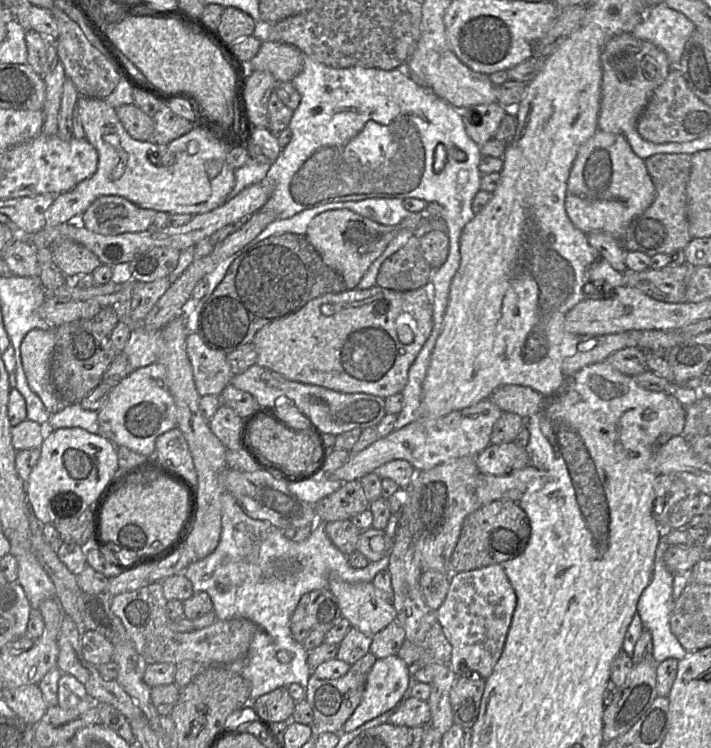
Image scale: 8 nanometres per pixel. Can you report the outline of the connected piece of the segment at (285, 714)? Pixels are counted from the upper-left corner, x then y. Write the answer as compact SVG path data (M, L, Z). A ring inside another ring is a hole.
M280 687L261 695L249 704L254 707L259 716L273 723L291 721L296 703L287 687Z

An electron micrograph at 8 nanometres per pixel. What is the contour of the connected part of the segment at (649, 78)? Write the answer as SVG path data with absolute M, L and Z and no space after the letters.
M623 32L610 39L601 56L602 84L598 128L614 134L636 128L652 94L667 78L672 66L666 53L653 43Z

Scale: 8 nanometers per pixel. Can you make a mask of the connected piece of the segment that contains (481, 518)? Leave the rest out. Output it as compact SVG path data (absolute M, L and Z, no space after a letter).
M497 500L480 506L468 515L452 553L451 573L461 573L500 564L520 556L531 536L530 520L526 512L511 500Z

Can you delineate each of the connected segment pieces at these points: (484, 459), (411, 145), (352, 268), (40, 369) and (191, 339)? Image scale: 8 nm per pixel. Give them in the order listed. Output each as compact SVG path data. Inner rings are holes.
M513 442L490 444L475 458L479 473L493 476L504 476L514 470L531 466L526 448L519 447Z
M305 55L304 65L302 71L291 81L293 86L299 92L301 96L301 101L299 106L293 111L292 118L288 125L288 128L292 132L292 138L290 143L282 149L277 160L272 164L260 163L256 161L249 160L245 165L235 170L235 184L228 195L228 199L232 199L238 193L240 193L246 187L256 184L262 181L265 177L271 179L275 182L275 190L270 196L268 201L259 211L274 212L277 219L287 219L295 214L307 210L319 207L321 205L335 203L335 202L357 202L366 199L372 198L384 198L384 199L400 199L404 200L407 198L417 198L426 201L427 203L437 203L442 206L442 220L446 223L447 226L447 235L449 237L449 253L447 260L440 266L435 269L431 280L429 282L429 288L432 294L433 301L433 313L432 313L432 330L431 333L424 343L422 349L417 355L416 359L412 363L409 372L408 372L408 381L402 390L404 397L404 406L401 412L397 416L397 421L395 423L395 430L400 430L408 424L414 422L418 419L418 408L421 404L421 395L422 395L422 384L425 379L427 369L429 367L431 354L433 348L436 344L436 340L440 335L443 328L444 315L448 305L450 285L454 275L456 274L460 266L460 236L464 227L475 217L473 211L472 202L476 194L480 191L482 173L479 169L479 164L483 158L481 152L481 146L479 146L466 132L464 119L461 111L457 110L442 98L438 97L431 89L423 87L417 84L403 68L397 68L394 70L379 70L372 68L363 68L363 67L351 67L345 69L335 69L328 67L322 63L319 63L309 56ZM442 144L445 149L445 165L440 172L436 172L434 165L437 157L437 147ZM461 171L467 171L469 180L465 185L461 185L458 182L458 176Z
M337 209L315 216L308 224L305 236L323 262L343 277L347 289L354 289L370 264L383 253L400 230L400 223L382 225L350 210Z
M54 328L30 330L20 346L22 365L28 385L39 396L50 413L62 407L51 377L54 346Z
M188 332L186 350L199 395L220 397L233 376L227 362L227 353L208 347L195 332Z

